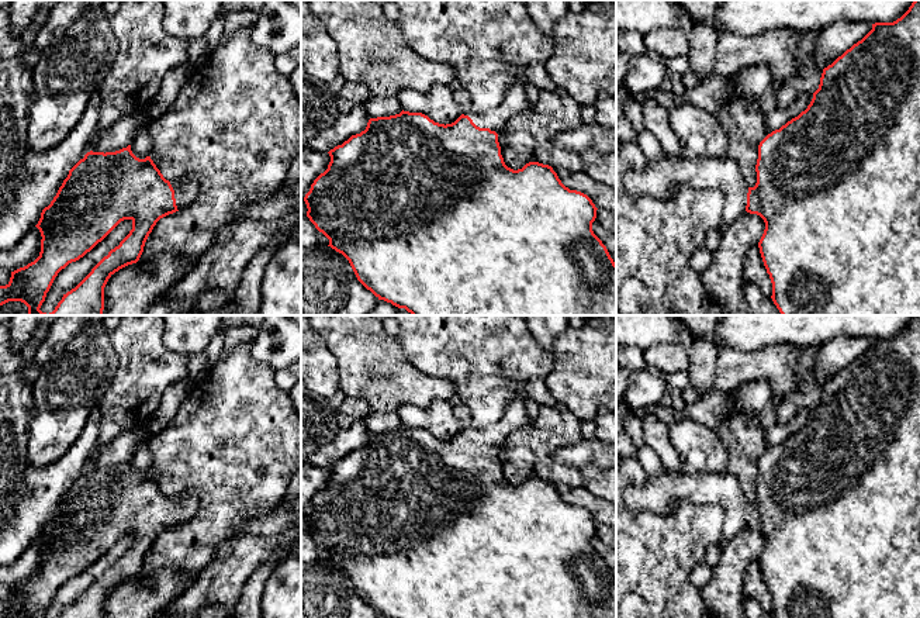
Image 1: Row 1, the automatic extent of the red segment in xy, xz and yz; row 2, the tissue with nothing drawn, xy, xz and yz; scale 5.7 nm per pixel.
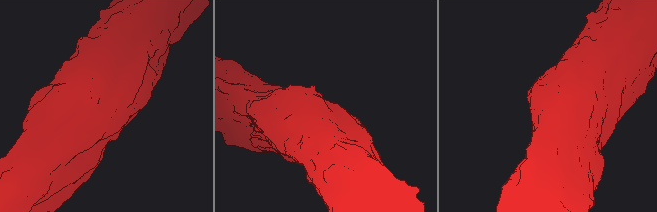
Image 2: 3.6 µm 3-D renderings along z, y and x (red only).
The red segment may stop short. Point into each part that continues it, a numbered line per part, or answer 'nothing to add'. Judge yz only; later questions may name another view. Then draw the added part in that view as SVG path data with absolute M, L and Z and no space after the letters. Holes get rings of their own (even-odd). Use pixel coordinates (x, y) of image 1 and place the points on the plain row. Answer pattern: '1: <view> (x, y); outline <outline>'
1: yz (657, 494); outline M664 470L658 476L647 476L643 486L630 484L625 493L626 505L636 511L653 511L658 514L668 512L674 501L689 501L692 504L712 504L724 510L726 518L723 525L723 539L734 538L746 528L748 501L740 488L739 480L734 474L685 474L682 472Z

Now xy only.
1: xy (184, 507); outline M189 487L180 498L170 498L174 505L177 525L187 522L197 510L198 491Z

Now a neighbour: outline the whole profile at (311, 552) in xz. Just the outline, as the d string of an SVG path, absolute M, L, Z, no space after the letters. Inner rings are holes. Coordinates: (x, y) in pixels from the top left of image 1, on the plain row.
M301 531L301 562L317 563L328 562L329 555L319 548L307 531Z

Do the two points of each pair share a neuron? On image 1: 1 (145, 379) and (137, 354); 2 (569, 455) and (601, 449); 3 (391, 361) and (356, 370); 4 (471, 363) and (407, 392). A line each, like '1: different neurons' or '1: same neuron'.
1: same neuron
2: same neuron
3: same neuron
4: different neurons

